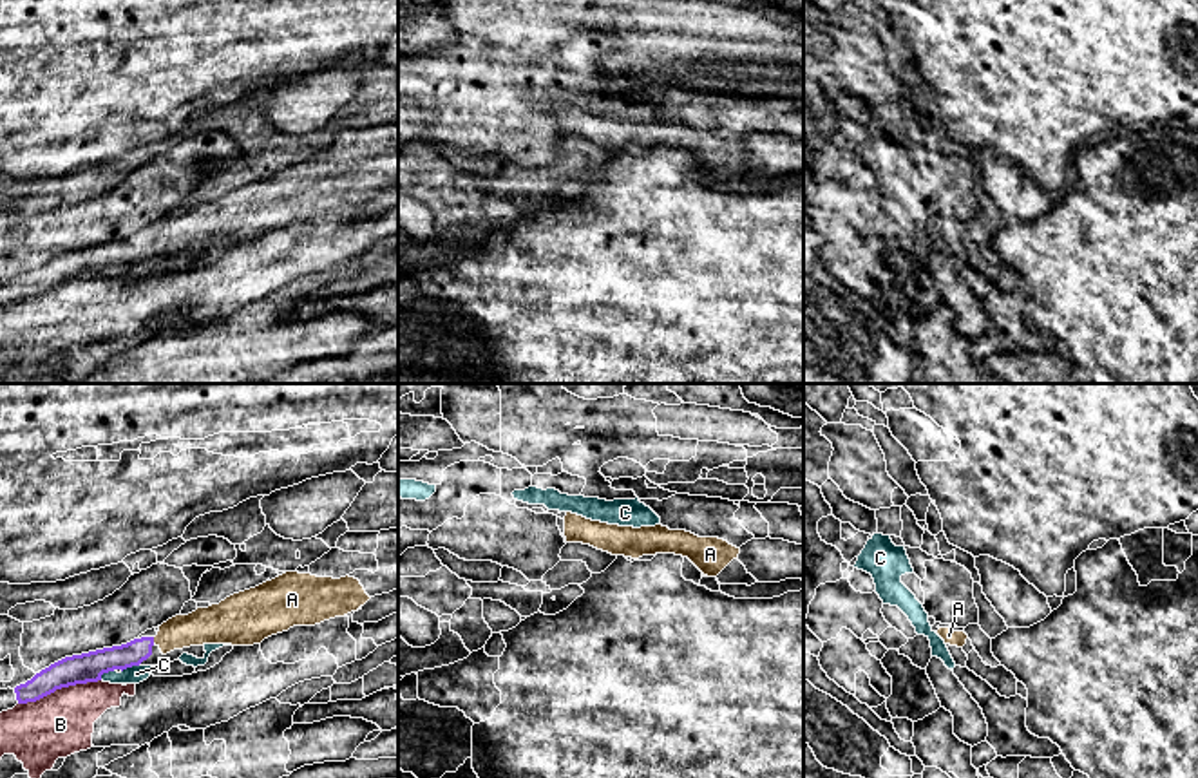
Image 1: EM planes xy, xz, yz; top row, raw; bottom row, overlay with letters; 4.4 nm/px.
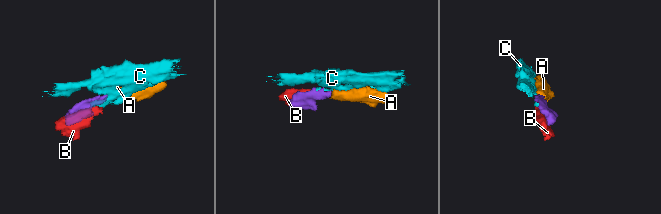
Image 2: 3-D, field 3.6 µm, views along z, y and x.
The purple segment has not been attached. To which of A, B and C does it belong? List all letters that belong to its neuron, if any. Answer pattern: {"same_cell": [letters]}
{"same_cell": ["A"]}

